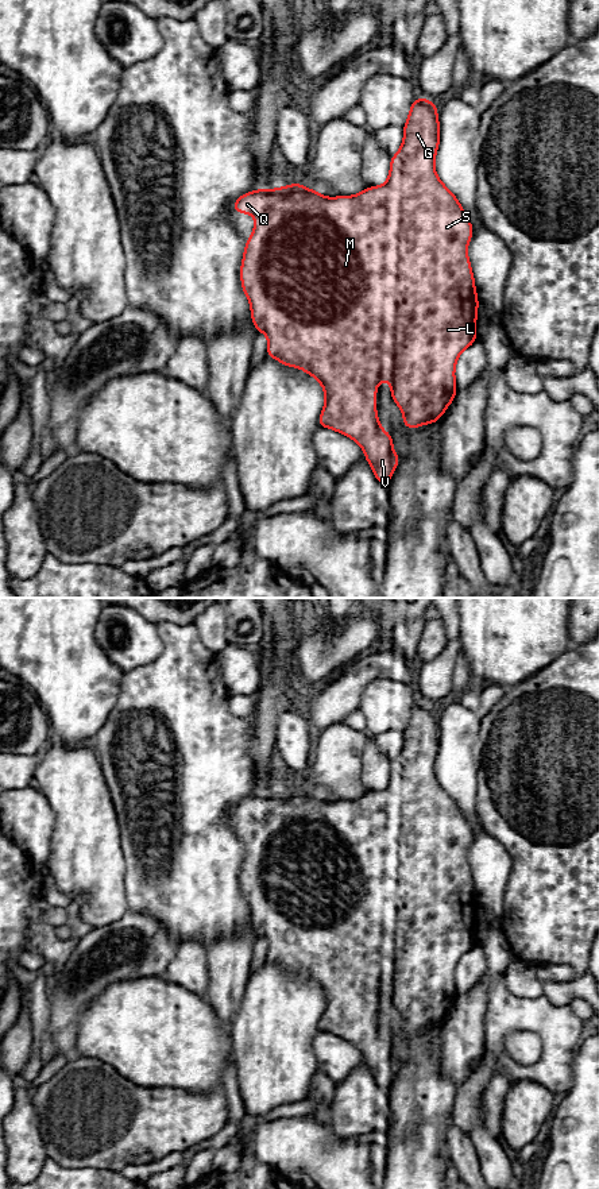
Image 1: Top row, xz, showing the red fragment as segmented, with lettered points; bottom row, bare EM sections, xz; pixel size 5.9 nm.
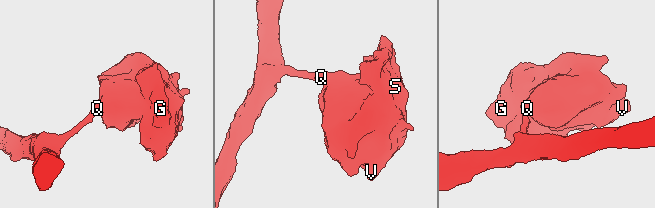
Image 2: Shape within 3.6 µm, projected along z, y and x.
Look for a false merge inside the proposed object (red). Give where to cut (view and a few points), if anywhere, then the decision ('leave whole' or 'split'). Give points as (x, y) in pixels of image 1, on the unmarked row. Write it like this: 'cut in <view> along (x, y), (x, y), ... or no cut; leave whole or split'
no cut; leave whole

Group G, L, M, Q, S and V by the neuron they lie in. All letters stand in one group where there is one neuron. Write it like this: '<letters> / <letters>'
G L M Q S V

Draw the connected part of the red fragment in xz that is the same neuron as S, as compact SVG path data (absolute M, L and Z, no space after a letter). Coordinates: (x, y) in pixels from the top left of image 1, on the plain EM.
M424 702L413 706L406 729L403 746L398 757L391 761L390 779L386 788L366 792L356 800L324 802L317 795L295 787L271 795L256 794L244 798L232 810L233 817L254 819L255 831L248 842L243 858L240 884L243 896L251 910L251 923L258 937L268 942L267 961L287 972L302 973L314 981L325 996L325 1011L318 1022L318 1031L331 1032L356 1046L364 1055L376 1085L387 1089L401 1062L393 1054L393 1039L382 1034L376 1020L376 992L384 980L391 992L391 1003L403 1018L403 1031L407 1034L437 1027L456 1000L455 970L460 958L476 946L476 920L479 904L475 883L468 864L467 852L474 831L455 799L440 785L434 775L434 761L440 749L440 726L437 709Z

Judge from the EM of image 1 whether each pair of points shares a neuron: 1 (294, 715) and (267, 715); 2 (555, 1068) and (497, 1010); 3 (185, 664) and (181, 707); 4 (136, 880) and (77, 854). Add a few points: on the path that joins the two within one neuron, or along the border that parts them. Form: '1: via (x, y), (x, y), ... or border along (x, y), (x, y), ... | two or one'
1: border along (290, 702), (283, 707), (278, 718), (274, 747) | two
2: via (555, 1046), (555, 1041), (529, 1015), (518, 1014) | one
3: via (185, 675), (181, 697) | one
4: border along (120, 845), (124, 861), (124, 895), (128, 907) | two

